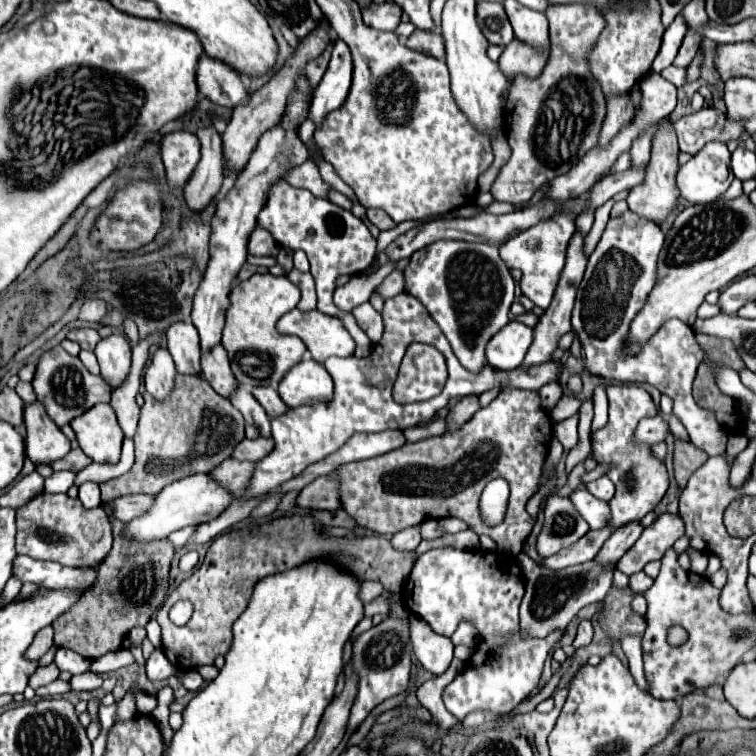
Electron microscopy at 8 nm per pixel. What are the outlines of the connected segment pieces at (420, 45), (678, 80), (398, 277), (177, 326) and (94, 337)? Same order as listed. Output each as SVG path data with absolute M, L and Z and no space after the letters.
M414 30L412 36L406 40L408 48L420 50L428 56L434 56L438 60L444 60L444 44L440 40L438 32L422 32L422 30Z
M668 66L666 70L662 70L660 72L668 82L672 82L674 86L682 86L684 84L684 80L686 80L686 70L682 70L682 68L676 68L676 66Z
M392 270L392 272L384 278L384 282L382 282L380 286L376 286L374 292L378 292L378 296L382 296L382 300L388 300L388 298L392 298L394 294L404 292L404 276L402 276L402 272L400 272L400 270Z
M174 322L166 330L166 340L178 374L200 374L200 344L194 324Z
M76 328L76 330L70 330L66 338L72 340L72 342L78 342L82 350L94 350L96 344L100 342L100 334L94 328Z

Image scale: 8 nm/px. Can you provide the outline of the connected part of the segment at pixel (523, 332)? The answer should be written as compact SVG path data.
M520 322L506 324L486 348L486 360L492 368L512 370L524 362L524 356L532 344L532 328Z

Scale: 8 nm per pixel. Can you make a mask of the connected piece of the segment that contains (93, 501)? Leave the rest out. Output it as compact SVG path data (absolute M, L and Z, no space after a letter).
M84 482L80 484L80 502L84 504L84 508L96 508L102 504L100 500L100 488L96 482Z

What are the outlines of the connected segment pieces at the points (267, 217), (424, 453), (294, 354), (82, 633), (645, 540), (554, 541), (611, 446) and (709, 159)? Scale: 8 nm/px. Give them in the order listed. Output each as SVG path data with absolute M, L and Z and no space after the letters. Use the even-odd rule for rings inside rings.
M276 182L268 190L268 198L264 208L258 214L258 224L272 232L276 240L280 240L282 246L288 246L292 250L304 250L310 260L310 274L316 282L318 292L318 310L324 314L336 314L340 320L344 320L344 326L352 334L356 342L356 358L364 358L372 352L372 342L364 332L356 326L354 316L344 316L334 304L332 294L336 290L336 280L342 274L358 274L372 266L376 258L376 238L370 234L368 226L352 216L352 212L332 204L326 198L316 198L312 192L304 188L294 188L288 182Z
M512 390L512 392L500 392L486 408L478 410L458 432L426 438L420 442L406 442L402 448L392 450L388 454L360 460L352 464L340 466L340 494L344 510L364 528L370 528L372 532L392 536L404 528L416 526L422 520L440 520L440 518L460 518L468 524L470 530L476 534L488 534L496 544L498 552L518 556L522 552L524 540L530 536L536 520L526 512L526 502L538 492L540 488L540 474L542 464L548 454L548 442L552 438L552 424L550 416L540 408L538 392L532 390ZM494 478L506 478L510 484L510 504L506 510L506 516L502 524L486 526L482 522L480 514L480 494L484 486Z
M256 274L244 284L236 284L230 292L230 306L226 310L226 326L222 332L222 346L228 350L228 356L232 358L240 350L252 350L268 354L274 362L270 368L270 374L264 374L264 386L278 388L278 382L282 376L298 364L304 354L304 342L296 336L286 336L276 330L276 322L280 316L296 308L300 300L300 290L296 284L288 280L288 276L272 276L272 274Z
M110 522L114 528L114 546L98 568L96 584L92 584L84 596L52 624L54 644L72 648L88 660L120 650L132 628L150 622L168 594L170 564L174 558L174 548L168 540L158 540L156 544L148 544L148 548L136 548L136 544L124 544L124 540L120 540L120 528L124 522Z
M660 514L654 524L644 528L642 536L622 556L616 568L628 576L642 572L648 562L662 560L662 556L674 546L680 536L684 536L684 522L674 514Z
M548 496L544 504L544 526L538 534L536 550L542 558L554 556L556 552L578 542L590 528L582 516L578 516L570 498Z
M608 386L608 424L592 434L592 454L598 462L610 462L612 468L608 478L616 486L614 498L608 502L610 520L608 526L612 530L622 528L634 520L644 518L654 506L662 500L668 490L668 472L666 466L650 454L650 448L632 448L632 432L638 422L646 416L656 416L658 410L650 398L650 394L640 386Z
M720 140L708 142L678 172L676 182L680 194L694 204L706 204L724 194L734 180L730 170L728 146Z

